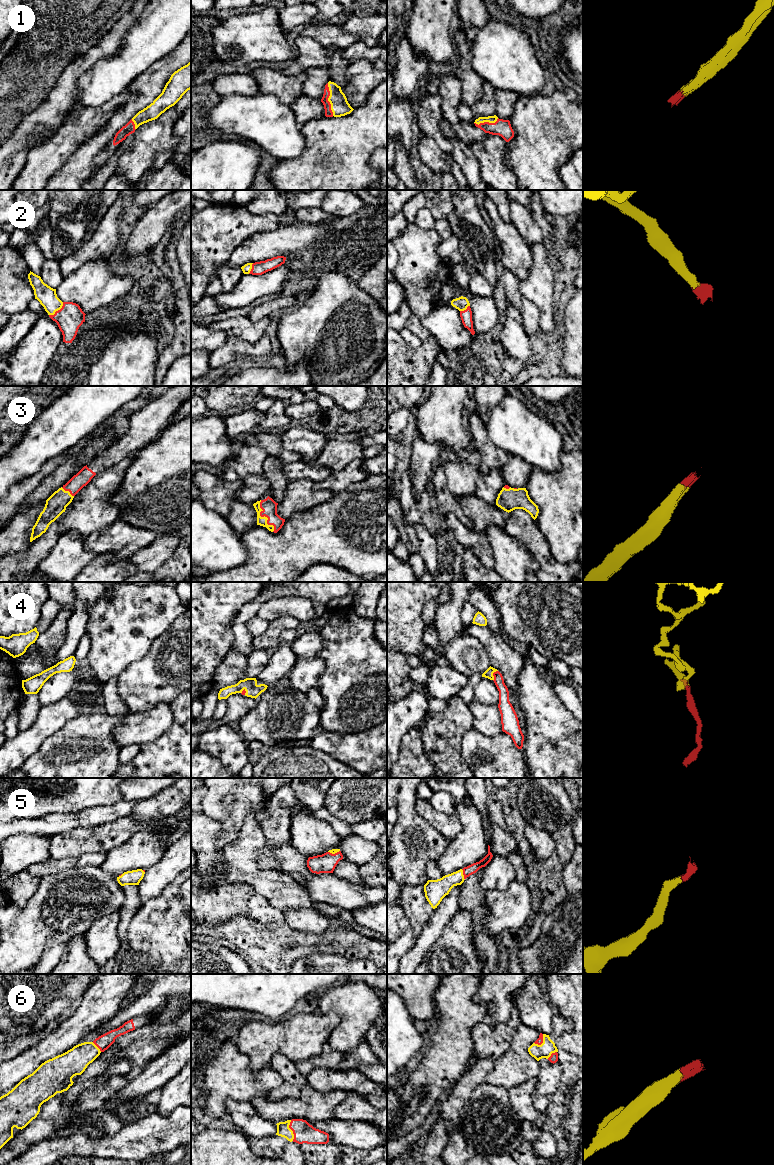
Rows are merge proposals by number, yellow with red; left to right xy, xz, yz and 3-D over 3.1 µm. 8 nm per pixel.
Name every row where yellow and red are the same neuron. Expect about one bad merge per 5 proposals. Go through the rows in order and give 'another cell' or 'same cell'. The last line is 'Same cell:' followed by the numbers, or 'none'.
1: same cell
2: same cell
3: same cell
4: same cell
5: same cell
6: same cell
Same cell: 1, 2, 3, 4, 5, 6

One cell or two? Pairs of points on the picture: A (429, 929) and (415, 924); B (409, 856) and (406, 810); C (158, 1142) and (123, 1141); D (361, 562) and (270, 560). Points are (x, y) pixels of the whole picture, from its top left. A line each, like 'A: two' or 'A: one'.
A: two
B: one
C: one
D: one

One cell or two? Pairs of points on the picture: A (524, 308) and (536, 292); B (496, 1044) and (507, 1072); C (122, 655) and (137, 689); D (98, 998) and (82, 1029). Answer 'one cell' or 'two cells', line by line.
A: two cells
B: two cells
C: two cells
D: one cell

